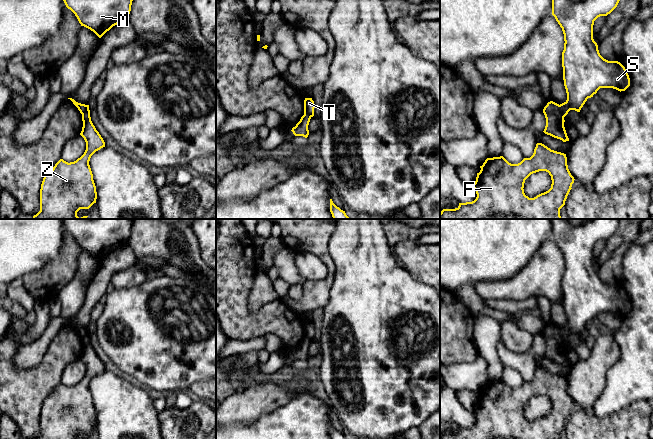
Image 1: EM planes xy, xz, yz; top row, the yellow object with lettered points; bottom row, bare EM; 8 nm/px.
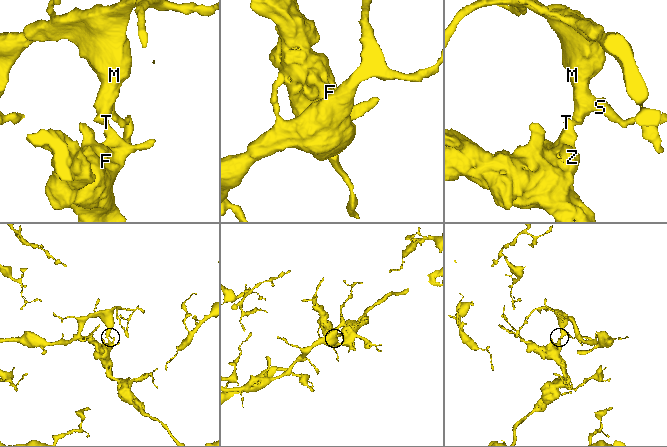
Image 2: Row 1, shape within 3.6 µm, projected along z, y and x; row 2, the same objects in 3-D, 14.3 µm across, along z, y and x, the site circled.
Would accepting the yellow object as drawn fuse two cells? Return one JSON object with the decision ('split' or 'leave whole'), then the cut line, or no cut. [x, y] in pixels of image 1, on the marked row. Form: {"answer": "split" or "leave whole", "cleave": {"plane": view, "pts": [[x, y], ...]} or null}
{"answer": "split", "cleave": {"plane": "yz", "pts": [[558, 105], [564, 116]]}}

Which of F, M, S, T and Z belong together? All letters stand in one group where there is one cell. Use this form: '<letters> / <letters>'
F T Z / M S

